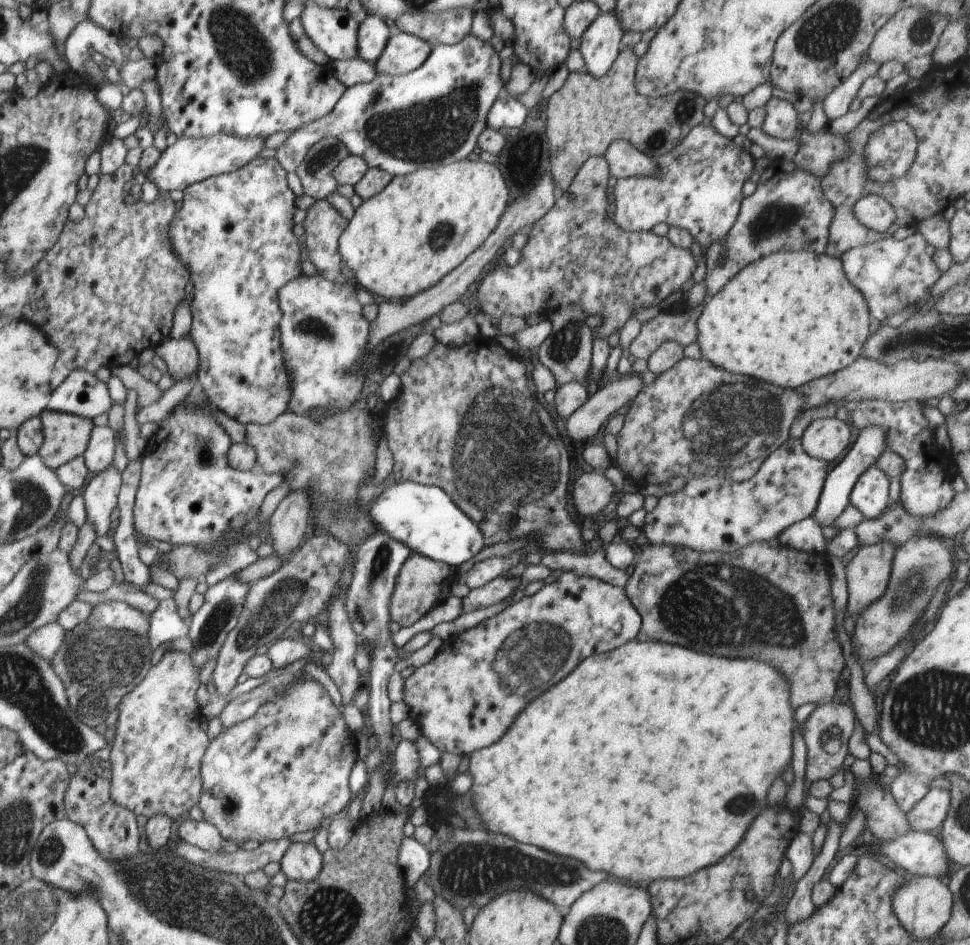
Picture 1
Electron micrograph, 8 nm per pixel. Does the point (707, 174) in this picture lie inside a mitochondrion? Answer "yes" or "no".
no

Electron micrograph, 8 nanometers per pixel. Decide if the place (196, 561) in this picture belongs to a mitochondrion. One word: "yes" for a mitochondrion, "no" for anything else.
yes

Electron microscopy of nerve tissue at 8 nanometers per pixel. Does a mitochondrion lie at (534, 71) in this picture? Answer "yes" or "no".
no

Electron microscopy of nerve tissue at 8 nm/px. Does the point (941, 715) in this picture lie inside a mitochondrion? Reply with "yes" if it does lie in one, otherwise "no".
yes

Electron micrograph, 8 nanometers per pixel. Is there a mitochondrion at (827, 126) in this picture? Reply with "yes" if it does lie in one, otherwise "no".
no

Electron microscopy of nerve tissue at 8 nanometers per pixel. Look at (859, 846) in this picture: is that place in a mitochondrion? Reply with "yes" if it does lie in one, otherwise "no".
no

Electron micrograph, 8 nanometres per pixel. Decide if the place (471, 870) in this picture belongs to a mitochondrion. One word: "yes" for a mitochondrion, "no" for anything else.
yes

